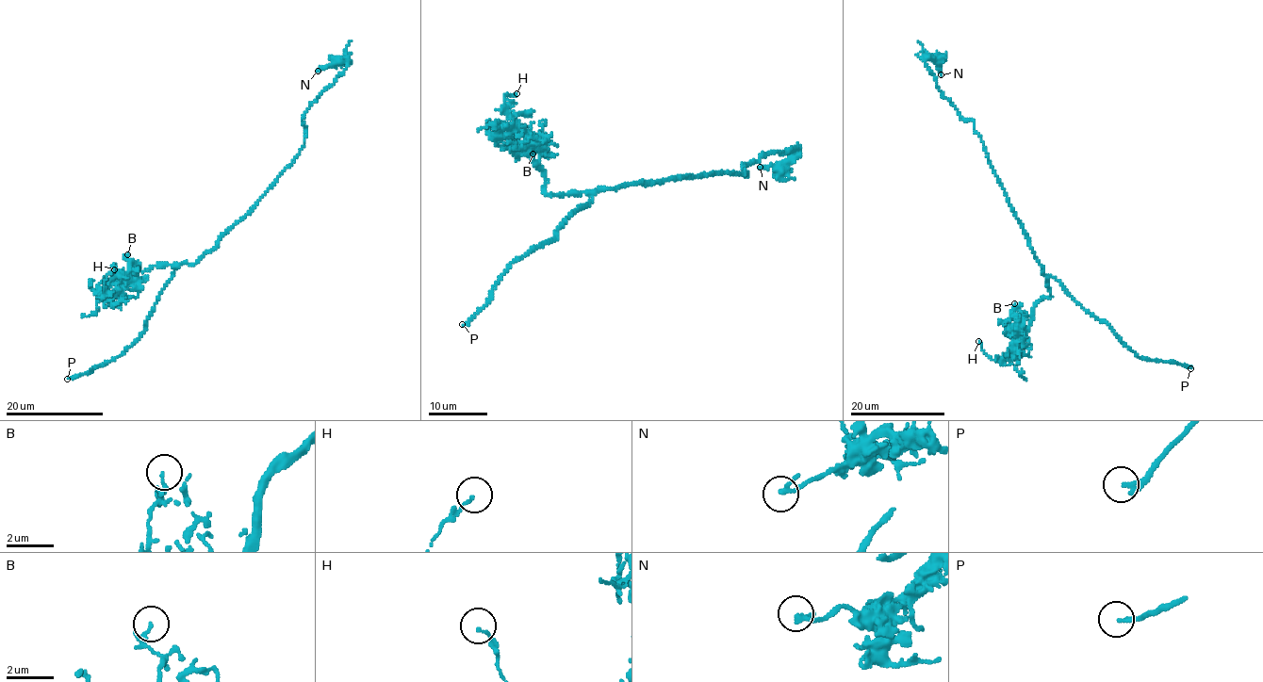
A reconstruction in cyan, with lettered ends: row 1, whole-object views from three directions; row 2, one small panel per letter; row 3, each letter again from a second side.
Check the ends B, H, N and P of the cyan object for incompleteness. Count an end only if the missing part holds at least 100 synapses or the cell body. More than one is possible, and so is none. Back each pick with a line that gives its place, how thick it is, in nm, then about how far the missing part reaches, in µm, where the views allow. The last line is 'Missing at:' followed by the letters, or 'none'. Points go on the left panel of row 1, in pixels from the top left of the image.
P: (67, 379) | 200 nm | 5 µm
Missing at: P

